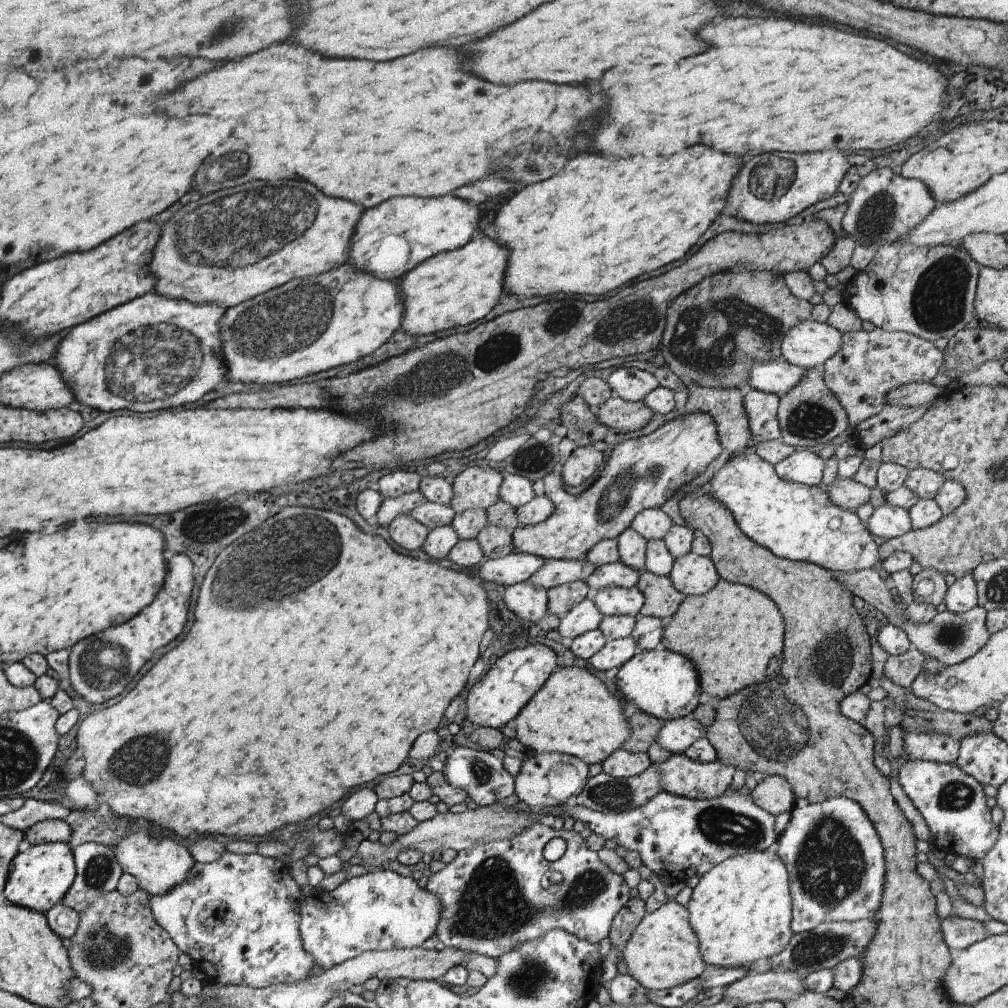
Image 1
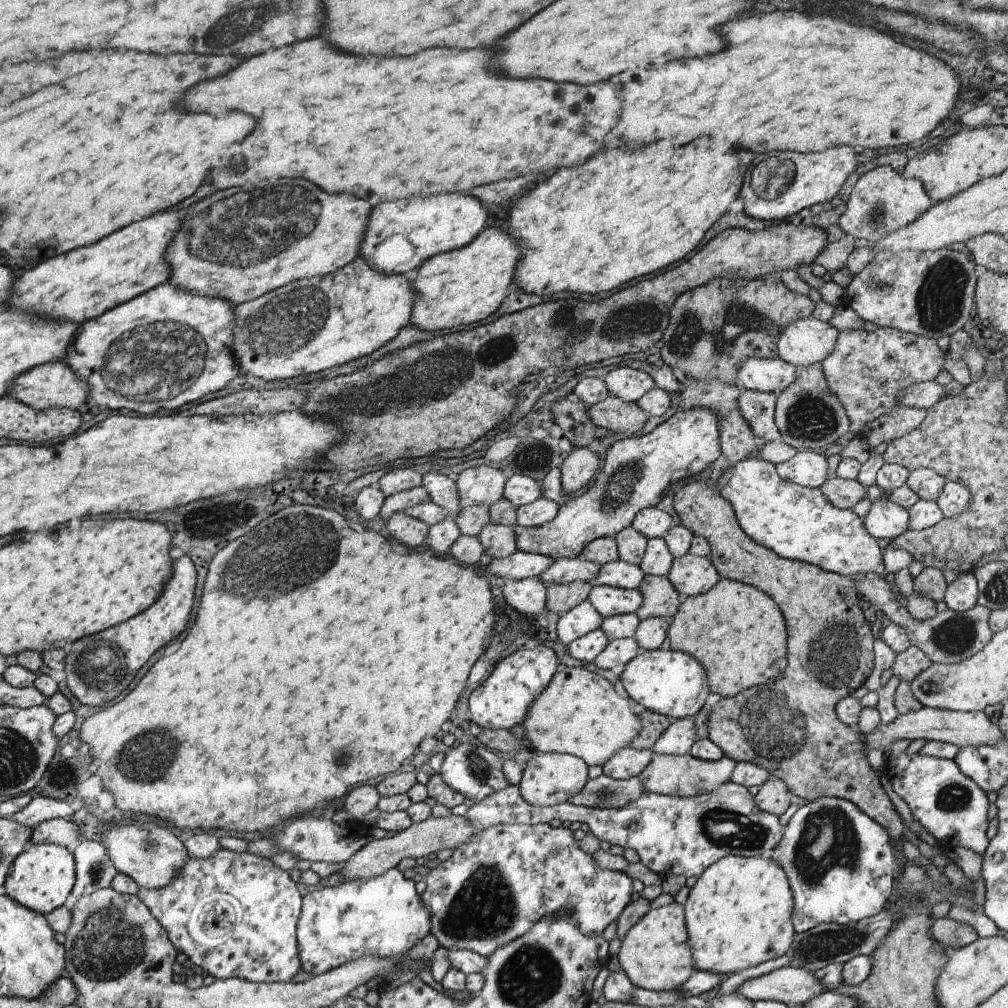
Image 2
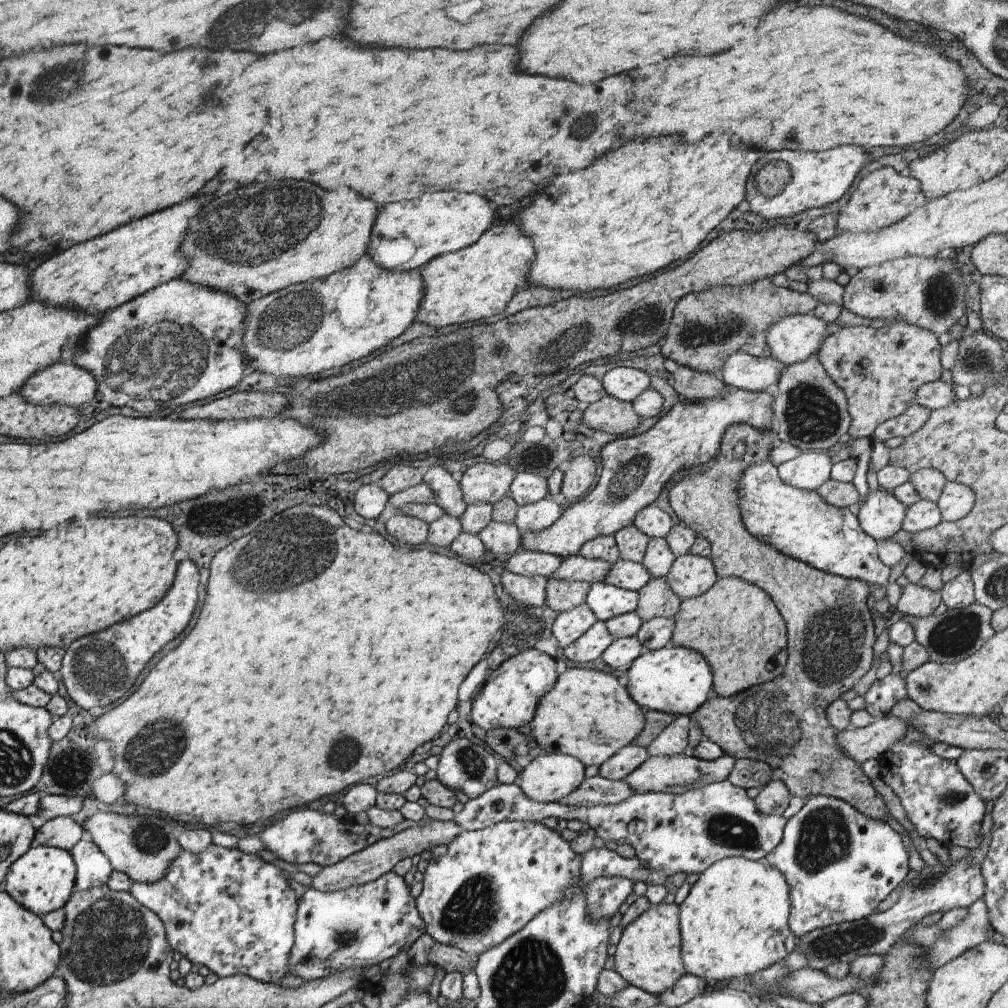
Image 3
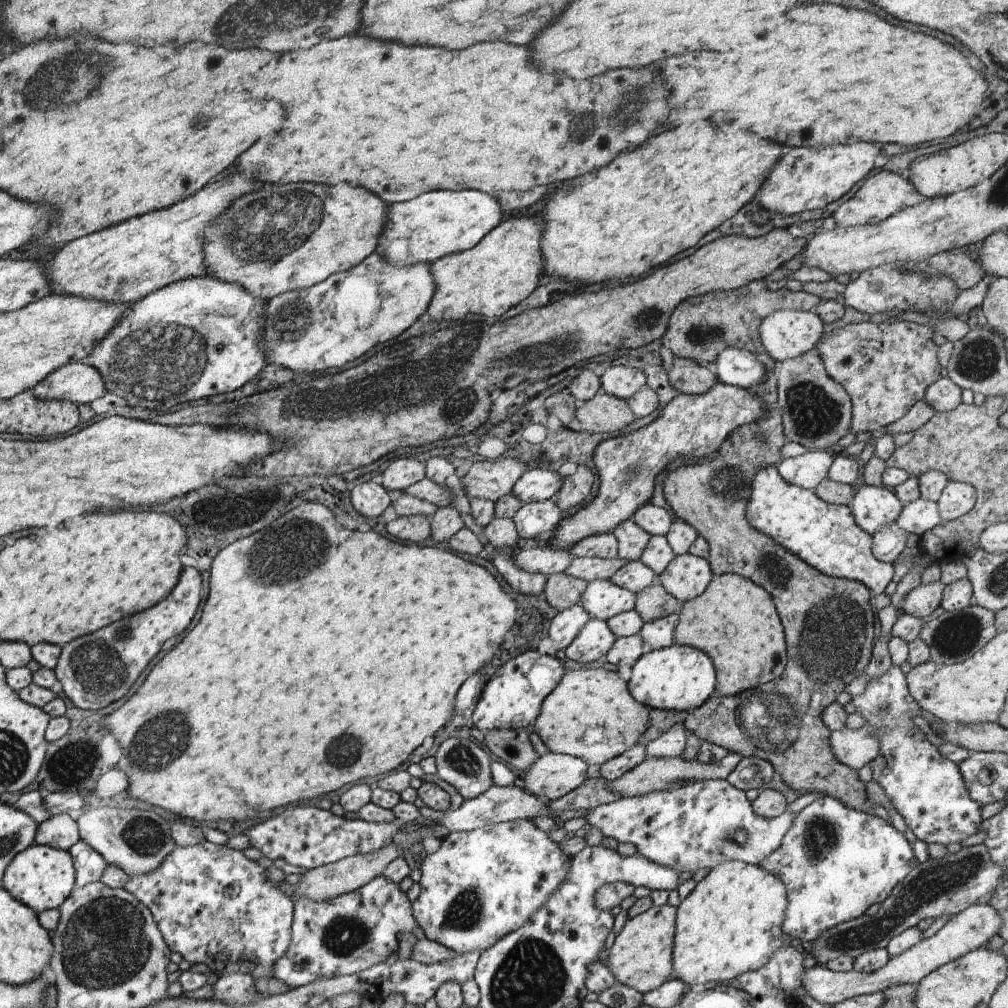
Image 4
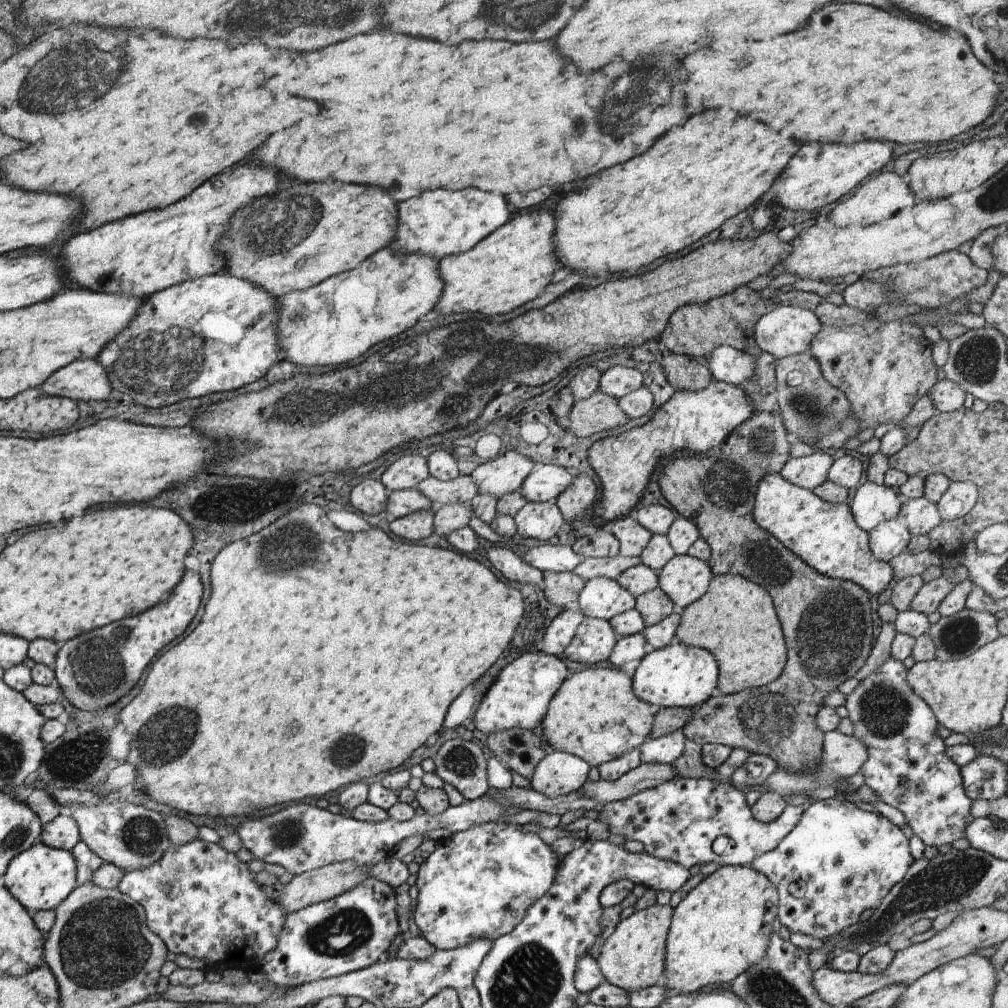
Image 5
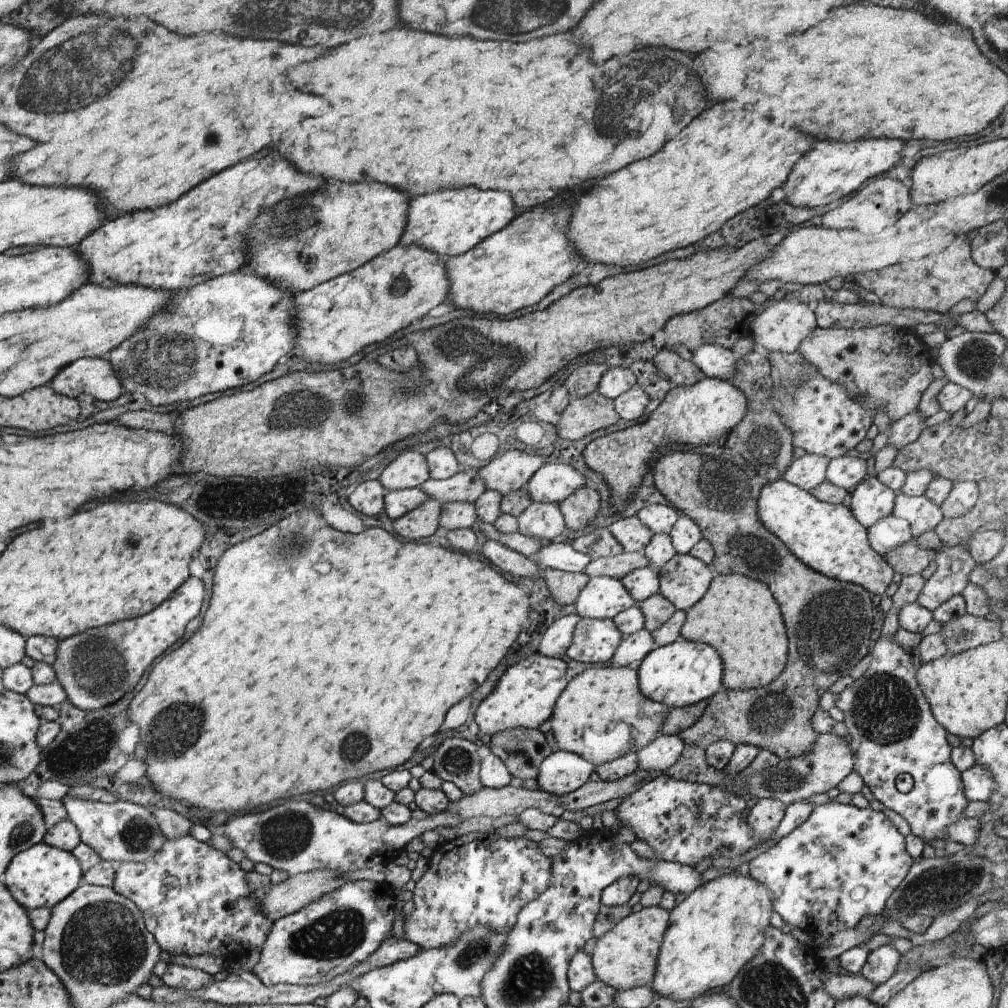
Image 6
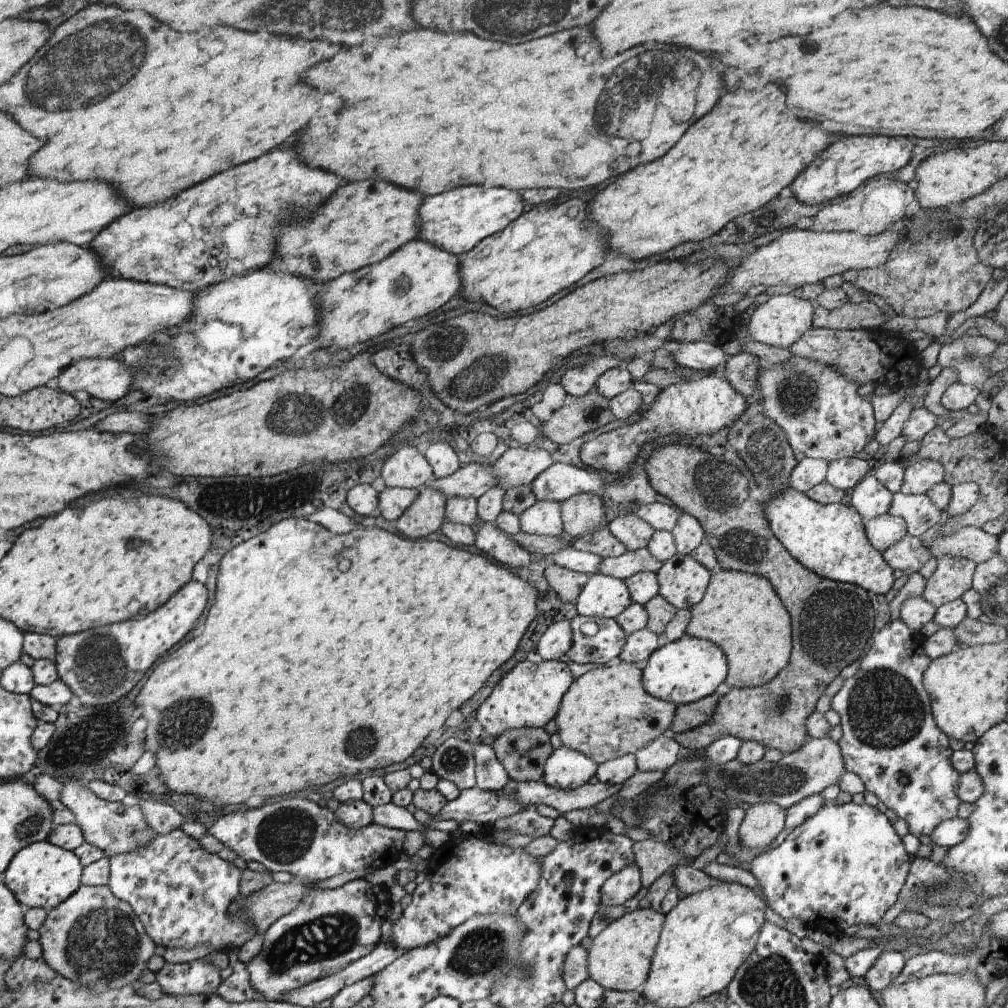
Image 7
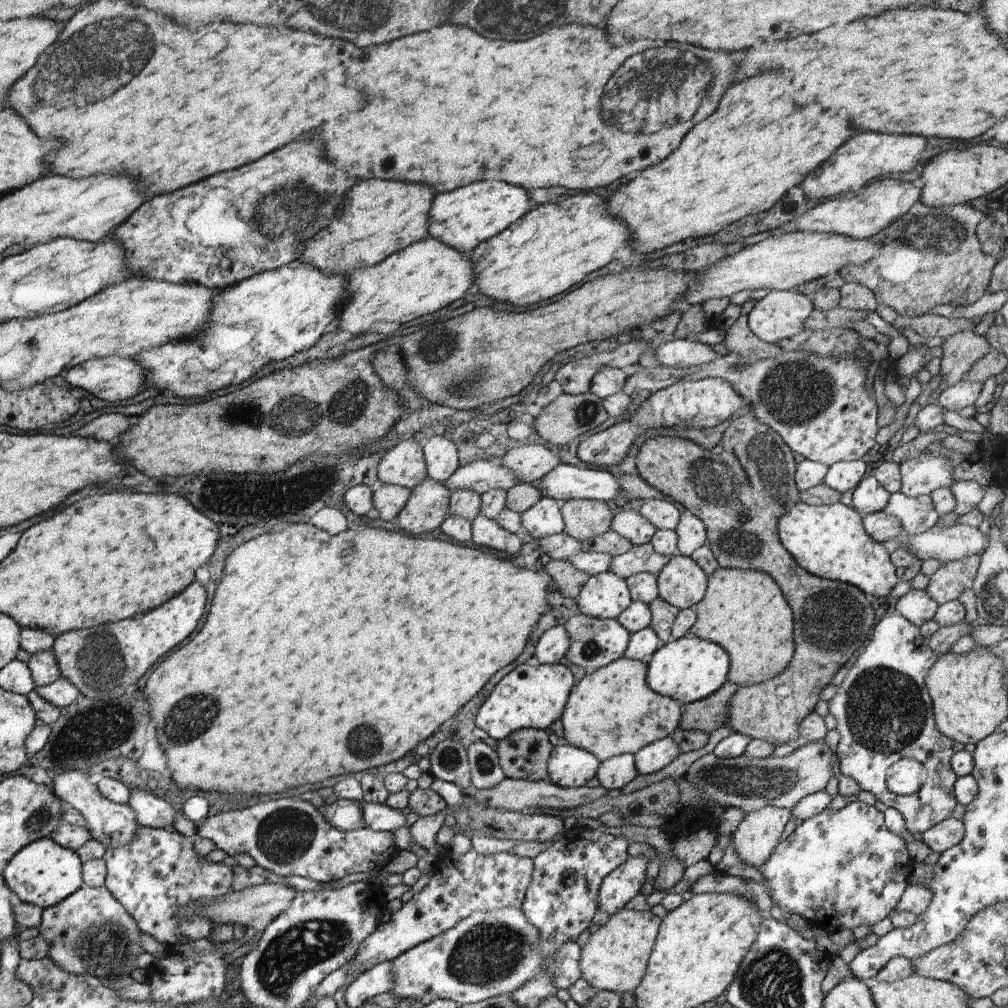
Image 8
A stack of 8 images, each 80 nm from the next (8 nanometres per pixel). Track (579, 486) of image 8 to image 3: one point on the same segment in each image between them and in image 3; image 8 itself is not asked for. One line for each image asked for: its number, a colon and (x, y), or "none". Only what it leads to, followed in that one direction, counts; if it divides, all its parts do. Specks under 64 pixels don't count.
3: (525, 488)
4: (533, 485)
5: (544, 482)
6: (552, 482)
7: (559, 481)

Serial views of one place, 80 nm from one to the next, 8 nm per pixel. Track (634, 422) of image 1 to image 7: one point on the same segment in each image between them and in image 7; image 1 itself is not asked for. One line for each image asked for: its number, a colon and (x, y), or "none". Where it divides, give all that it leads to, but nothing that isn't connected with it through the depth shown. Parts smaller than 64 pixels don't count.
2: (617, 415)
3: (607, 414)
4: (603, 413)
5: (598, 412)
6: (582, 416)
7: (577, 415)

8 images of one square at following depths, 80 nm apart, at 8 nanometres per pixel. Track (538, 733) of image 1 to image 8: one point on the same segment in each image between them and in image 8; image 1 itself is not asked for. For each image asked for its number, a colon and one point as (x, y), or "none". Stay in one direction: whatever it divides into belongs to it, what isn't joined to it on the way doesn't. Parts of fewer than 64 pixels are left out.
2: (579, 713)
3: (589, 715)
4: (590, 715)
5: (595, 715)
6: (601, 715)
7: (606, 713)
8: (611, 711)

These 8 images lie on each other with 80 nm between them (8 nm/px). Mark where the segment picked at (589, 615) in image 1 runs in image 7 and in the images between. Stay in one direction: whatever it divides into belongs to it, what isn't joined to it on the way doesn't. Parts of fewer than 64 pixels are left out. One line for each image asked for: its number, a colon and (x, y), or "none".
2: (582, 618)
3: (568, 625)
4: (565, 625)
5: (560, 631)
6: (556, 639)
7: (555, 641)

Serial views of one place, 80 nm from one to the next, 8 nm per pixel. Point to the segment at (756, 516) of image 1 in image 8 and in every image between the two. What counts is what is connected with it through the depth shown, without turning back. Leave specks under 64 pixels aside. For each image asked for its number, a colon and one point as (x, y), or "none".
2: (798, 523)
3: (797, 522)
4: (824, 536)
5: (824, 536)
6: (825, 537)
7: (829, 540)
8: (828, 541)

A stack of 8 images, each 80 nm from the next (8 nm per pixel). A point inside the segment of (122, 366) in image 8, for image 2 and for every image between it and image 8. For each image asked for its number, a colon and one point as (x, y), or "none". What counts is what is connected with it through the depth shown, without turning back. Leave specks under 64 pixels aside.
2: (49, 385)
3: (63, 383)
4: (76, 381)
5: (85, 379)
6: (93, 376)
7: (107, 379)

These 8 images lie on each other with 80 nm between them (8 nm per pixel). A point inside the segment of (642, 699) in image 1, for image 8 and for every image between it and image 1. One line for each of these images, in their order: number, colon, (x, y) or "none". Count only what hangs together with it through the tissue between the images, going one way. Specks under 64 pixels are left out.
2: (671, 683)
3: (675, 680)
4: (680, 678)
5: (682, 676)
6: (682, 673)
7: (688, 669)
8: (686, 670)

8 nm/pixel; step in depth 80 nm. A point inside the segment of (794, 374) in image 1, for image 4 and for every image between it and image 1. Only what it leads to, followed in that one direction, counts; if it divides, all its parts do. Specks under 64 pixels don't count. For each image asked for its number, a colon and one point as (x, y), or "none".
2: (767, 374)
3: (741, 370)
4: (738, 367)

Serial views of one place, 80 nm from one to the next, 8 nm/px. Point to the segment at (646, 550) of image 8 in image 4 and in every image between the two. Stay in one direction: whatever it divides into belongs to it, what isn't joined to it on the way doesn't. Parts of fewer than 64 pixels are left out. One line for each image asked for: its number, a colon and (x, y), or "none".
4: (587, 568)
5: (587, 568)
6: (616, 567)
7: (630, 562)

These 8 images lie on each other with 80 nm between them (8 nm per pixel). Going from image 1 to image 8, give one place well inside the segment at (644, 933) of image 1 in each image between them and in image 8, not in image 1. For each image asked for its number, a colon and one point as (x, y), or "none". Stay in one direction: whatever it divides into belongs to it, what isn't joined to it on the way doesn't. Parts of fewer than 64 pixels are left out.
2: (654, 953)
3: (647, 956)
4: (640, 957)
5: (631, 958)
6: (624, 958)
7: (619, 957)
8: (613, 959)

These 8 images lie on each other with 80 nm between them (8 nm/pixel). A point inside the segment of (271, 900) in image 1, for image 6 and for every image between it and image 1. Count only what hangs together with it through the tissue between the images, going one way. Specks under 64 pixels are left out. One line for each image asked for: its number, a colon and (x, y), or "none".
2: (233, 914)
3: (231, 913)
4: (212, 904)
5: (202, 902)
6: (194, 900)

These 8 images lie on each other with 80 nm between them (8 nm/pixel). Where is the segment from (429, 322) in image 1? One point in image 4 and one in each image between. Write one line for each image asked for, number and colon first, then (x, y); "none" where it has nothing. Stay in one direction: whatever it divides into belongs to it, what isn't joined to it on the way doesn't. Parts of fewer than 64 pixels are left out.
2: (463, 286)
3: (474, 283)
4: (503, 268)

